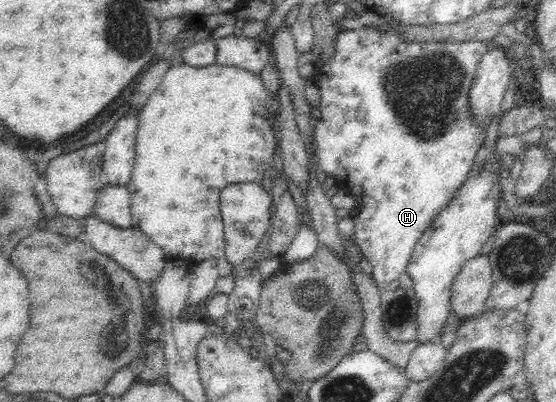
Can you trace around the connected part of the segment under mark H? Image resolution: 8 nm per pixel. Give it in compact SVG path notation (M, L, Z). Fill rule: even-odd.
M367 25L357 29L339 31L336 37L334 57L328 63L316 65L314 82L320 90L318 106L321 115L320 119L315 119L313 140L309 143L311 145L311 161L313 161L317 172L324 171L328 176L333 176L337 187L346 190L356 199L360 211L353 218L355 243L360 247L361 253L374 270L371 280L381 293L386 291L386 287L392 281L398 280L400 275L405 273L414 247L416 243L419 243L420 235L432 225L434 217L438 217L438 213L450 203L450 199L462 187L462 183L468 179L472 165L474 165L474 157L484 143L489 118L478 124L474 120L474 116L470 114L470 89L483 47L481 43L475 41L408 42L394 29Z

